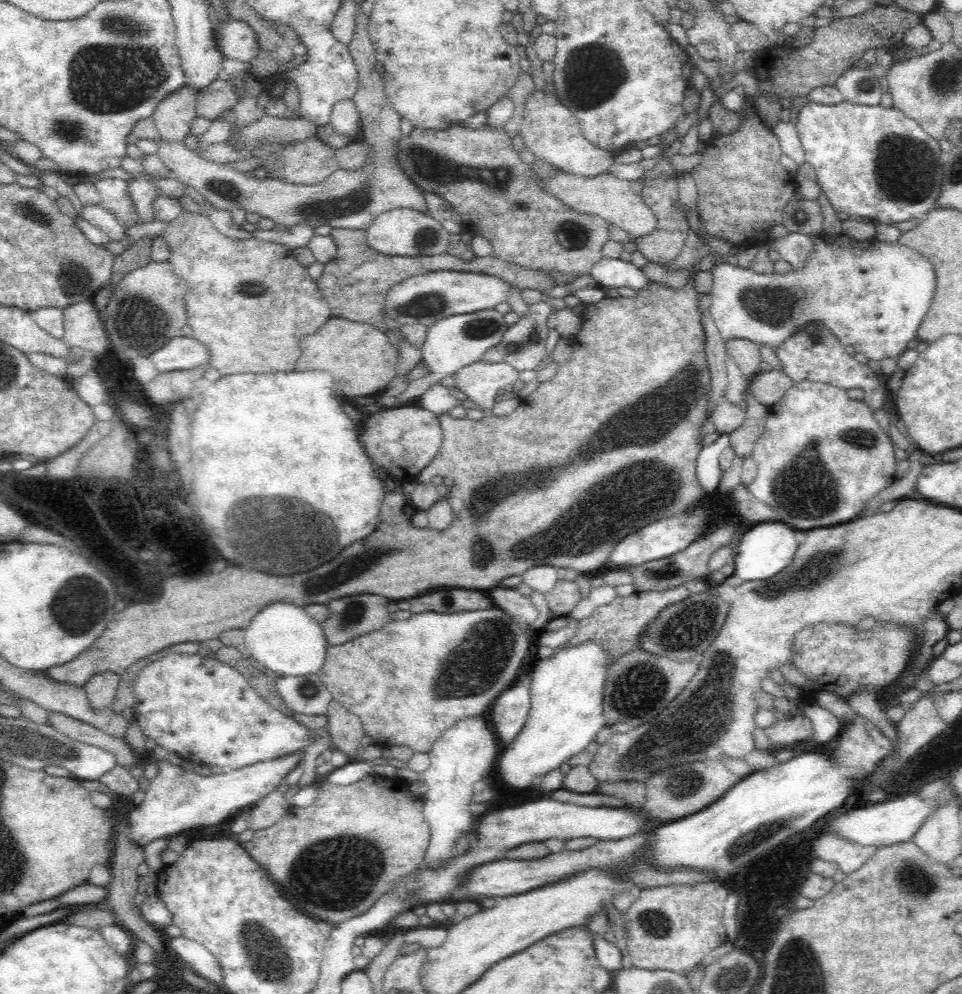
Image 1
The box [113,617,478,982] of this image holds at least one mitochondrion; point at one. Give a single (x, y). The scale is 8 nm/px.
(322, 878)

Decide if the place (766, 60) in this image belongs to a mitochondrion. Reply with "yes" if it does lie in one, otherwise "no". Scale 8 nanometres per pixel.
no

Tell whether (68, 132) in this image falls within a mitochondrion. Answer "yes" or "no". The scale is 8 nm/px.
yes

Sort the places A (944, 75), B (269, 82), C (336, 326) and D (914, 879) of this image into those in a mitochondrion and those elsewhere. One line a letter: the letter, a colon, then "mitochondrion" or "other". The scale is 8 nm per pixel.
A: mitochondrion
B: other
C: other
D: mitochondrion

